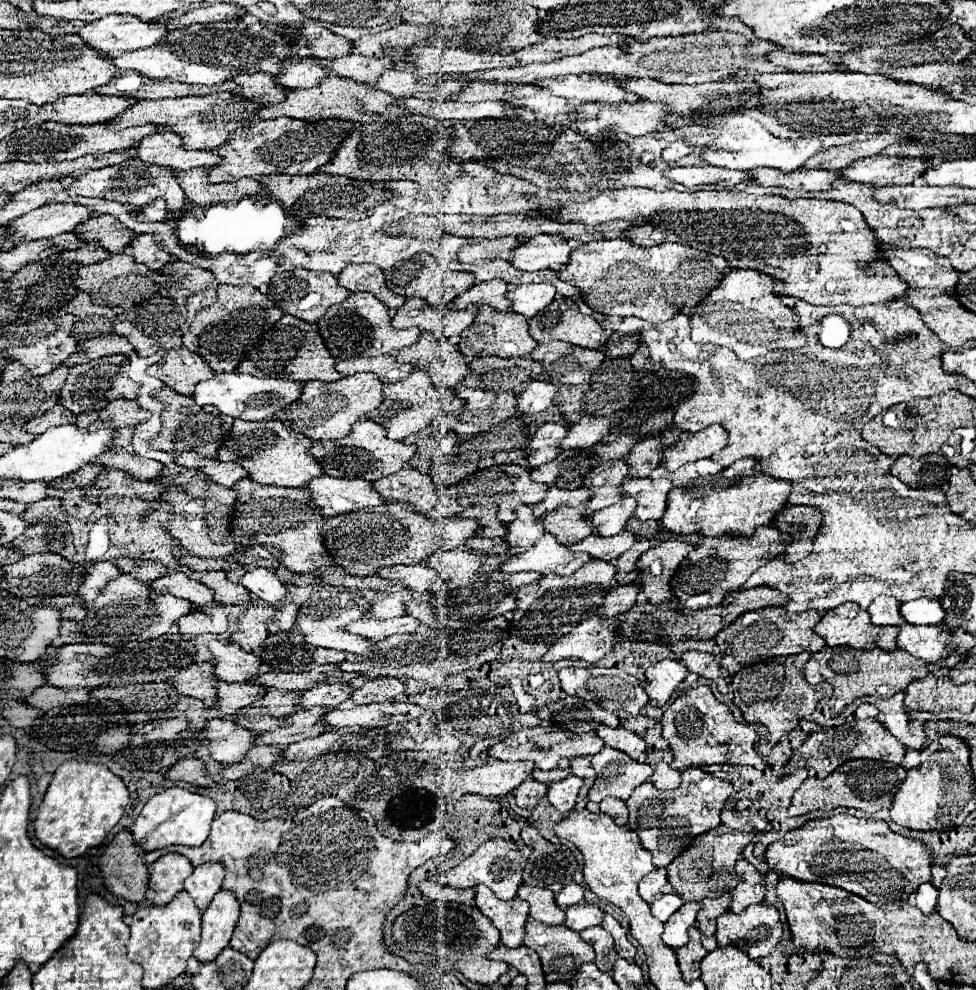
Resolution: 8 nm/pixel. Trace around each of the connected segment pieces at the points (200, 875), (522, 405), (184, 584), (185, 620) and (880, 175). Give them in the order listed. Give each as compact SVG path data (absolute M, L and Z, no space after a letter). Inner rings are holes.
M218 863L200 865L184 881L184 889L190 893L190 897L194 899L196 907L200 911L204 911L210 905L210 901L214 899L214 895L220 891L222 879L224 879L222 865L218 865Z
M532 381L524 393L516 395L516 411L526 413L540 413L548 405L552 405L552 399L556 395L556 387L546 381Z
M168 573L160 579L154 579L146 583L148 589L158 591L158 593L168 593L168 595L196 595L196 591L208 591L204 585L198 585L198 581L190 579L186 573Z
M210 605L208 609L194 609L178 619L178 629L182 635L202 635L202 633L224 633L228 631L228 615L222 605Z
M874 155L858 159L846 169L840 169L840 179L848 183L870 183L870 185L910 185L922 169L930 165L928 159L900 159Z

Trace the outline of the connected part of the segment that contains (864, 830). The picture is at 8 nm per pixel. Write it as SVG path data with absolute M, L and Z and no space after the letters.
M838 813L838 815L824 817L824 819L808 821L804 827L788 831L780 841L768 845L764 859L772 871L784 877L792 877L796 881L806 881L806 883L834 885L874 905L884 907L890 903L896 903L896 905L906 903L908 895L914 893L922 883L932 883L930 867L932 867L934 853L920 841L892 833L888 825L880 819L856 819L852 815Z

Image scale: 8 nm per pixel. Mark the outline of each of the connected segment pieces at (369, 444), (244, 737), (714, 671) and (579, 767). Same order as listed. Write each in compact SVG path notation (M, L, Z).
M362 419L356 421L350 429L350 433L342 439L334 441L316 441L308 455L312 455L320 465L322 471L330 477L358 477L364 481L378 481L386 475L392 475L404 467L404 463L410 461L414 455L414 445L406 445L402 441L390 441L386 439L386 433L380 429L380 425Z
M212 719L200 733L200 739L208 743L210 757L216 763L234 763L240 761L248 749L254 747L256 733L240 729L230 719Z
M686 651L682 653L680 661L690 673L696 673L698 677L704 677L708 681L716 681L720 677L720 665L714 661L714 655L710 653Z
M576 757L570 761L570 767L572 767L572 775L578 775L584 779L584 785L580 789L580 797L586 797L588 789L594 783L594 777L596 777L594 769L590 767L590 757Z

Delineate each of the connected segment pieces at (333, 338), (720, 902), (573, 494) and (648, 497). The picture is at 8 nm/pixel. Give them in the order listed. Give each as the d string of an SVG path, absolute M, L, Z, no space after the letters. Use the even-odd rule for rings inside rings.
M352 293L346 301L332 305L316 323L324 345L336 359L388 355L402 347L414 345L420 337L420 331L414 327L402 331L390 327L390 311L370 293Z
M724 893L718 899L704 899L700 903L700 911L696 915L696 927L700 929L702 935L706 935L706 937L712 937L714 935L716 919L718 919L718 915L722 915L722 913L728 911L730 899L732 899L732 895L730 893Z
M550 487L548 495L540 501L540 505L546 511L554 511L558 507L578 507L582 503L588 501L592 489L574 489L574 491L566 491L566 489L558 489L558 487Z
M626 479L620 485L622 495L630 495L636 499L634 517L640 521L658 519L666 511L666 493L672 489L668 479Z

